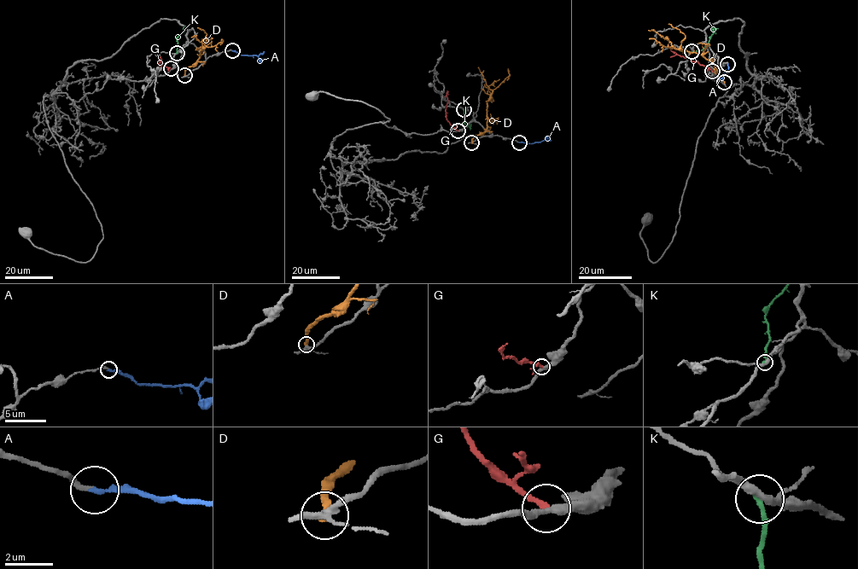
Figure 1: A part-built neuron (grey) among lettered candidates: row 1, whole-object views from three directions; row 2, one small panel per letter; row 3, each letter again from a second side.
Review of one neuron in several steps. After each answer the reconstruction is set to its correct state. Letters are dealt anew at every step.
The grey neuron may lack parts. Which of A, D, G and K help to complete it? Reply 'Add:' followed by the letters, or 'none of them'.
Add: A

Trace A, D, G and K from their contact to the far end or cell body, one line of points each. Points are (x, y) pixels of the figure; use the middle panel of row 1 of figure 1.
A: (519, 142), (540, 142), (551, 136)
D: (471, 142), (487, 127), (487, 101), (492, 91), (478, 67)
G: (458, 130), (446, 117), (447, 90)
K: (464, 109), (464, 124), (470, 126), (469, 130)

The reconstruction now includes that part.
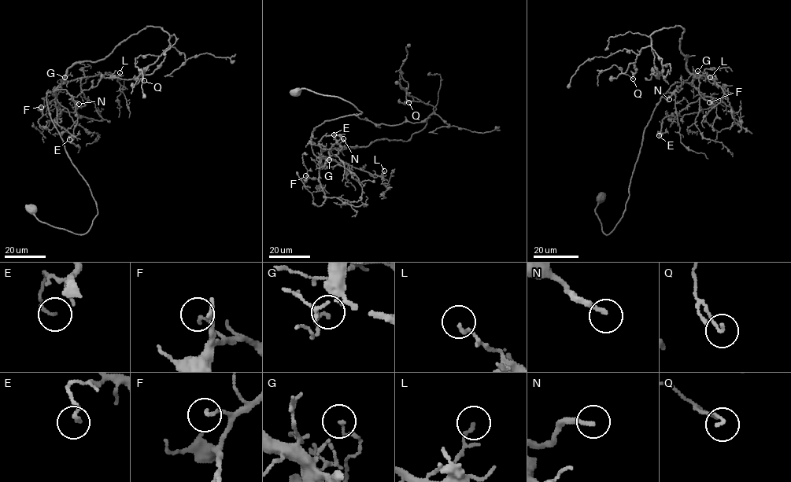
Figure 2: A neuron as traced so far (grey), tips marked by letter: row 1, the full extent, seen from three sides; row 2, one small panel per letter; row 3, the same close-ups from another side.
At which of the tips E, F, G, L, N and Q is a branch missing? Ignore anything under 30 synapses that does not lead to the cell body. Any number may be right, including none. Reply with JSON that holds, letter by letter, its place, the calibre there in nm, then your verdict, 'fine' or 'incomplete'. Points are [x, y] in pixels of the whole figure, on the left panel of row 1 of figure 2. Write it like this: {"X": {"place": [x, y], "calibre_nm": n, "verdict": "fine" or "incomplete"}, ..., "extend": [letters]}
{"E": {"place": [69, 139], "calibre_nm": 120, "verdict": "fine"}, "F": {"place": [41, 107], "calibre_nm": 130, "verdict": "fine"}, "G": {"place": [64, 77], "calibre_nm": 120, "verdict": "fine"}, "L": {"place": [120, 72], "calibre_nm": 150, "verdict": "fine"}, "N": {"place": [79, 104], "calibre_nm": 170, "verdict": "incomplete"}, "Q": {"place": [144, 80], "calibre_nm": 130, "verdict": "fine"}, "extend": ["N"]}

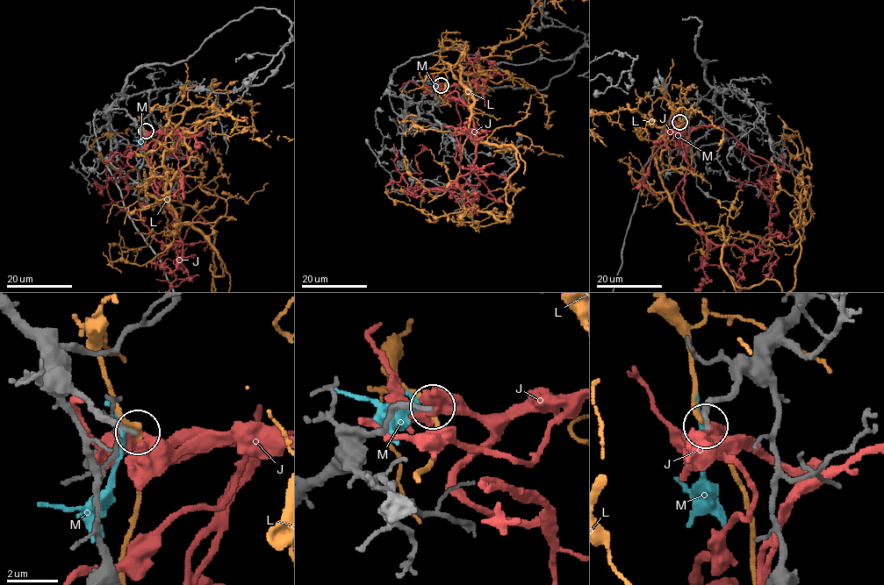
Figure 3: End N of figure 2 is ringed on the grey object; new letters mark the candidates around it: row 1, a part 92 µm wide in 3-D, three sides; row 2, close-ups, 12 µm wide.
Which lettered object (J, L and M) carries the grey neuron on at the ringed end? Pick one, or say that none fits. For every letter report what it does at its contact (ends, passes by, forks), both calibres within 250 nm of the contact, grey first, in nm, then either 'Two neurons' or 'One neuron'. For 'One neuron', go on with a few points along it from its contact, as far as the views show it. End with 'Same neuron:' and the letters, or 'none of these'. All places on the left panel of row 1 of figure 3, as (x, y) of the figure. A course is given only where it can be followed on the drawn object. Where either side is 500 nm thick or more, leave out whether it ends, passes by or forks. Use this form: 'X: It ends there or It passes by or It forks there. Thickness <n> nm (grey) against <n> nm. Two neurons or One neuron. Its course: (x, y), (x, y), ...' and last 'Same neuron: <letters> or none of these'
J: It passes by. Thickness 220 nm (grey) against 440 nm. Two neurons
L: It passes by. Thickness 200 nm (grey) against 200 nm. Two neurons
M: It passes by. Thickness 300 nm (grey) against 170 nm. Two neurons
Same neuron: none of these

